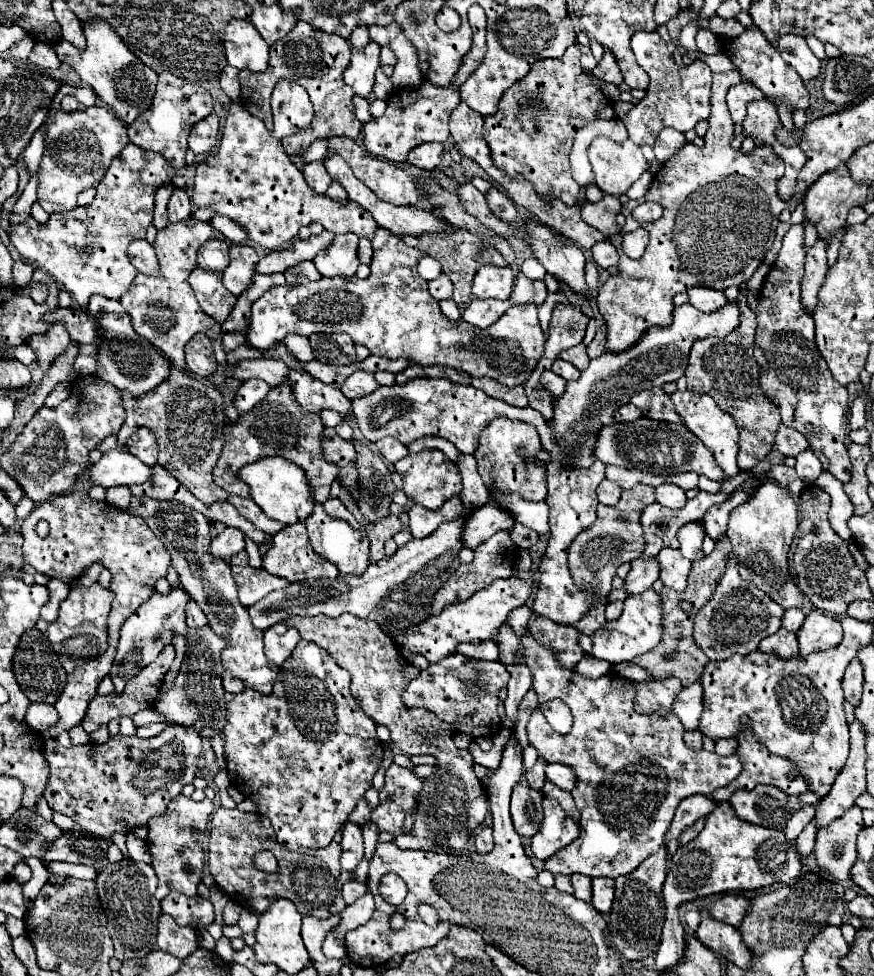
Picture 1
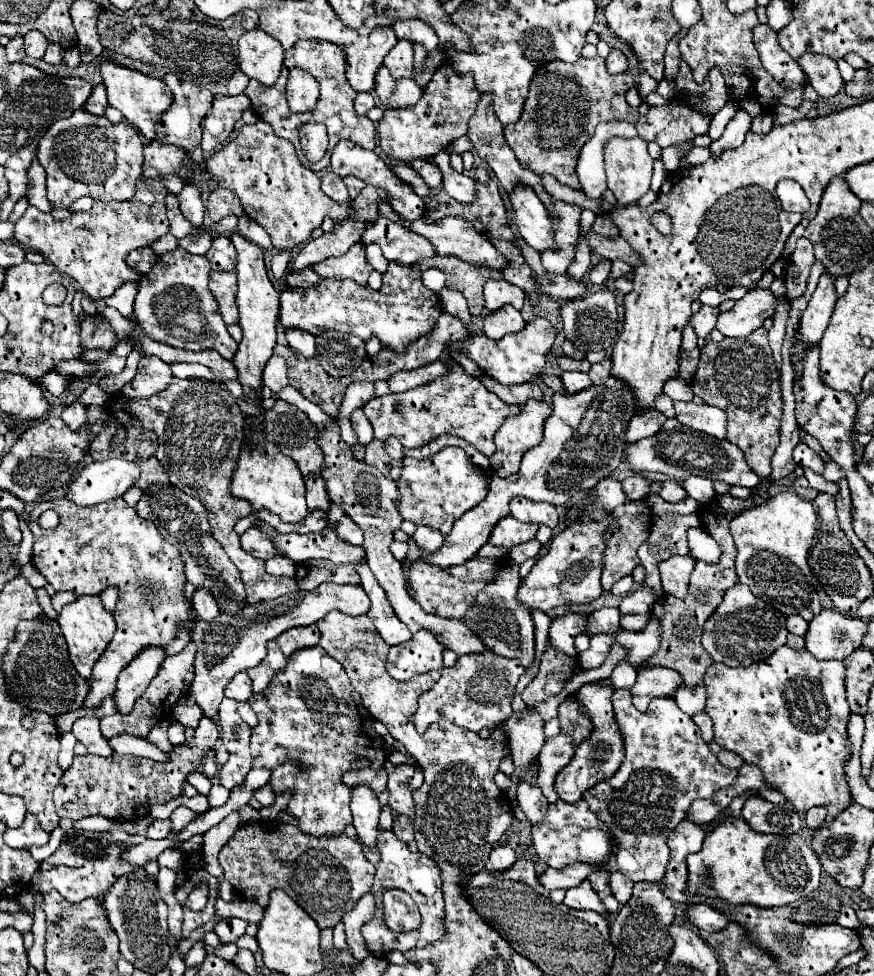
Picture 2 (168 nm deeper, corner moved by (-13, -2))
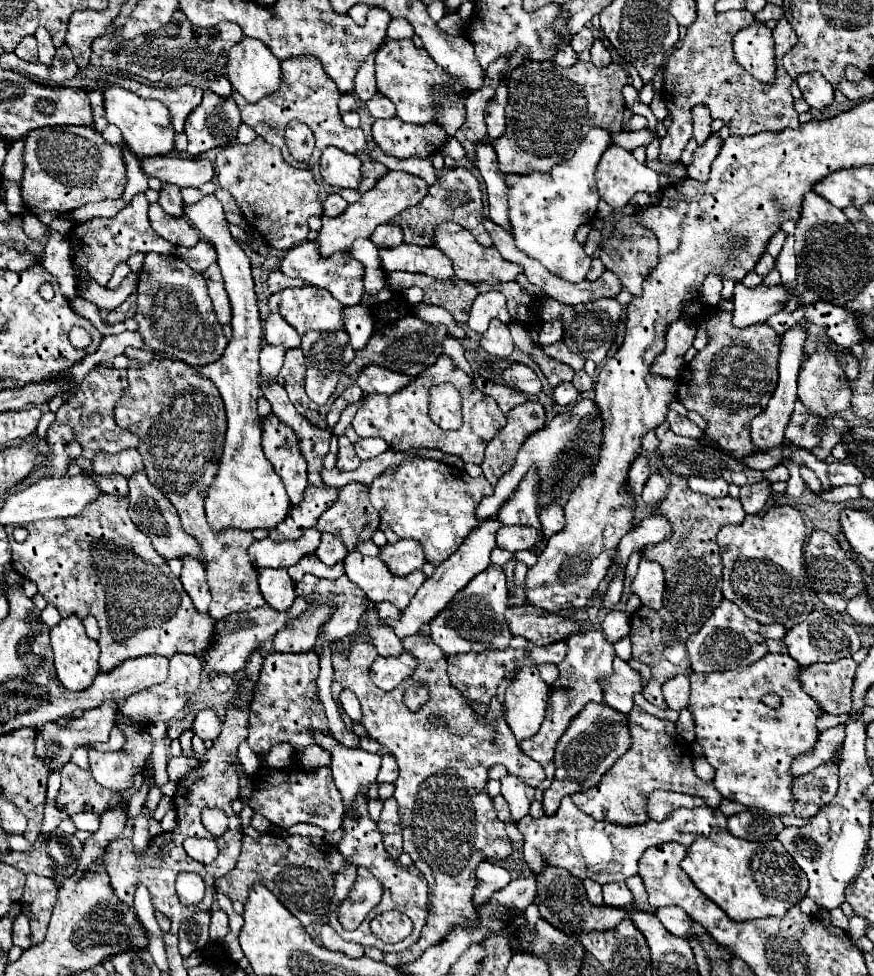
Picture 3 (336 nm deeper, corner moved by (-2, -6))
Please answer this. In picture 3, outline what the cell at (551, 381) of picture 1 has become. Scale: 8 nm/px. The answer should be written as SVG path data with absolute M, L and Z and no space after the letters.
M514 363L512 367L504 369L502 373L502 379L508 387L512 389L520 389L522 393L528 393L528 395L538 395L540 393L540 379L536 377L536 373L522 365L522 363Z

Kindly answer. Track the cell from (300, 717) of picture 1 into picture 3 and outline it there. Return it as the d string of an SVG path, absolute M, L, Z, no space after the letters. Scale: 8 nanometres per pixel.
M270 653L264 657L258 687L250 703L248 745L256 755L266 755L274 745L288 743L296 755L316 743L314 735L320 731L330 735L324 705L316 695L318 655L308 653Z

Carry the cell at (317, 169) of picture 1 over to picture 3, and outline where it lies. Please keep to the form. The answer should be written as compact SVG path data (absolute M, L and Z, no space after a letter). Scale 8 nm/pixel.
M330 193L330 195L324 199L324 213L330 215L330 217L338 217L338 215L346 209L346 205L348 205L348 203L346 203L340 195Z

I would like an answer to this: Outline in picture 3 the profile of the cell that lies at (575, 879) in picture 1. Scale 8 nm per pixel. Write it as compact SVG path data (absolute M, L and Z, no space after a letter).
M584 879L584 889L586 889L586 895L588 895L588 901L596 907L602 907L604 901L602 901L602 885L596 883L596 881L590 881L590 879Z

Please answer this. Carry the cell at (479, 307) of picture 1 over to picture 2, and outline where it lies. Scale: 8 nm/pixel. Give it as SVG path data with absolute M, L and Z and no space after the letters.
M507 305L507 307L503 307L503 309L495 311L495 313L491 313L491 315L485 317L485 321L483 321L483 331L485 331L485 335L487 335L489 339L495 339L495 341L503 339L503 337L509 335L509 333L517 333L517 331L521 331L523 327L525 327L525 321L523 321L521 313L519 313L517 309L513 309L511 305Z

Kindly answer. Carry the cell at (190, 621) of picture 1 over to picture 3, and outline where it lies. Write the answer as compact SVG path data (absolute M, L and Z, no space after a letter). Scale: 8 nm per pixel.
M184 557L182 561L184 561L184 569L182 569L180 581L186 593L190 595L194 609L200 613L208 613L208 605L212 597L206 581L206 569L200 565L200 561L192 561L192 557Z

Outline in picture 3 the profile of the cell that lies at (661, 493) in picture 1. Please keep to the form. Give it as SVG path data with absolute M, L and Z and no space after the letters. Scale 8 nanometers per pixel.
M654 473L654 475L650 475L650 479L644 485L642 499L644 499L644 503L654 507L666 497L666 493L668 493L668 483L664 481L664 477L660 473Z

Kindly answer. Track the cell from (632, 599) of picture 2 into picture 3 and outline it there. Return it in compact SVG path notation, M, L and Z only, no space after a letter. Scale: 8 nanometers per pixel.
M608 611L608 615L602 621L604 635L610 643L616 643L620 637L630 633L630 613L628 611Z

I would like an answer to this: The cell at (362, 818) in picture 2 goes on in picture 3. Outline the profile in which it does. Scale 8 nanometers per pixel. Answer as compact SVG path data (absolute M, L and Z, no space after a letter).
M316 737L316 743L330 751L330 769L334 775L334 783L342 795L344 811L356 819L356 797L362 795L364 799L368 799L368 789L376 781L380 769L380 755L372 755L364 749L348 749L334 737Z

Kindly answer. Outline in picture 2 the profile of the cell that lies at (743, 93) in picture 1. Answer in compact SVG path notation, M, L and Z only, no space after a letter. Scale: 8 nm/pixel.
M737 111L735 117L727 123L723 135L711 143L711 157L719 157L723 151L727 149L737 149L743 139L745 139L745 133L751 129L751 117L745 113L745 111Z

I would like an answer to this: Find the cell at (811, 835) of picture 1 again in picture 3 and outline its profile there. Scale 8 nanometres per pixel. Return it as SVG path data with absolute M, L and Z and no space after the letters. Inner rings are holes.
M768 653L760 661L734 669L734 671L716 671L716 673L692 673L690 675L690 705L688 711L696 721L696 741L704 747L704 757L716 769L714 785L720 789L722 797L744 803L748 807L764 809L772 815L790 815L796 805L796 797L792 785L796 775L790 773L790 765L796 757L810 753L816 743L820 731L816 729L818 717L824 709L802 689L800 681L800 665L792 661L790 655ZM766 693L776 693L782 699L778 709L772 709L762 703Z

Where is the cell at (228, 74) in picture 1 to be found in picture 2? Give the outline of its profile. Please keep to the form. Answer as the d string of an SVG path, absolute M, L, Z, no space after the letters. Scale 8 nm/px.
M237 71L237 73L229 79L229 85L227 85L229 95L241 95L241 93L245 91L247 83L249 83L249 79L247 79L247 77L243 77L243 75L241 75L241 71Z

